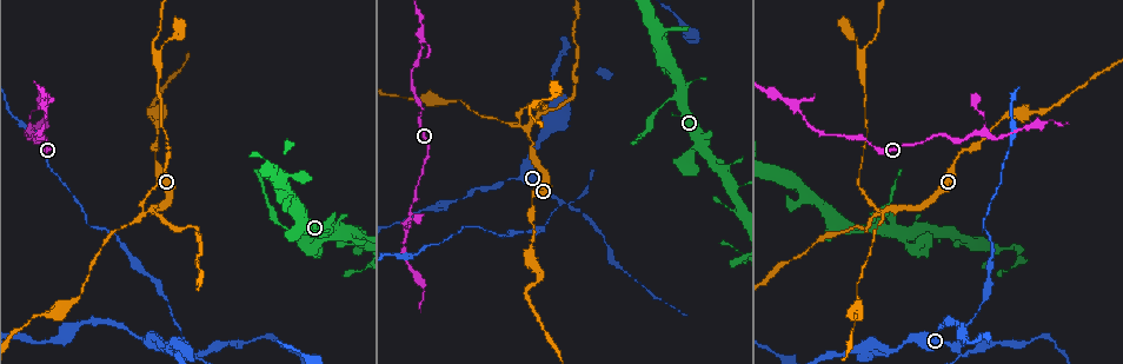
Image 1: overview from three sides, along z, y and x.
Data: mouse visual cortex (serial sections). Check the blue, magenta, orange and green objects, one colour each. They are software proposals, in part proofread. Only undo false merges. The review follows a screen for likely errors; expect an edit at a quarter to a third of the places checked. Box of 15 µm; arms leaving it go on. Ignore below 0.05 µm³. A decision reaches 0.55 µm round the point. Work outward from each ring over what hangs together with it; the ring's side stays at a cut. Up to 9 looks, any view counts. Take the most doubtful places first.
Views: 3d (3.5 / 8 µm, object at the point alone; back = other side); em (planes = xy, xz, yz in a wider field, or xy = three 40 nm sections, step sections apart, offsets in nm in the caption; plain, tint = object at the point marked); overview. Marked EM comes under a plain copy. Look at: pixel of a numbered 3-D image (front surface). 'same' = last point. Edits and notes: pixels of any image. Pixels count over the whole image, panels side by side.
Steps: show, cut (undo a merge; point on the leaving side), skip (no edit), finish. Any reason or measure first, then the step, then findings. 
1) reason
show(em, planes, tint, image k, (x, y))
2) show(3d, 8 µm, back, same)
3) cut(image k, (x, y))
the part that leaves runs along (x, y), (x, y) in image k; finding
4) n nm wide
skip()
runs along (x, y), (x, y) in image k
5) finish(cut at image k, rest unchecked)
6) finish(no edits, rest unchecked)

show(3d, 3.5 µm, image 1, (142, 215))

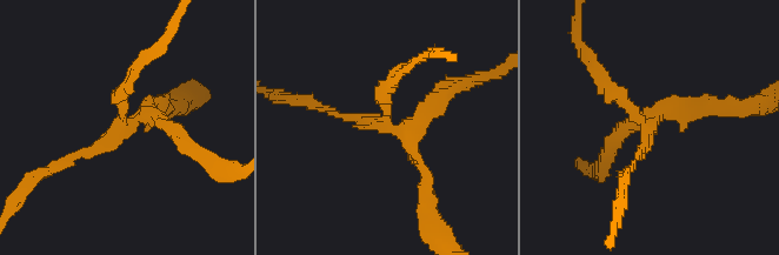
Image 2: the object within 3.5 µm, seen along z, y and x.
4 arms; arms of 100, 150, 200, 200 nm
show(em, planes, tint, image 2, (646, 124))

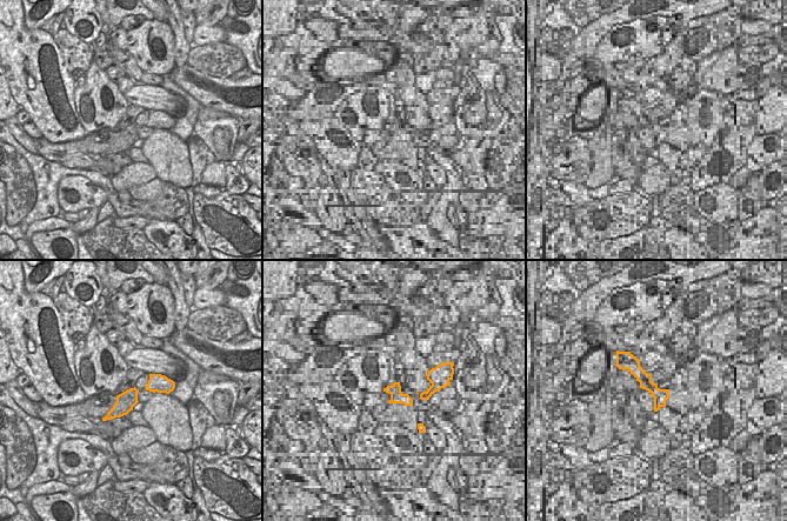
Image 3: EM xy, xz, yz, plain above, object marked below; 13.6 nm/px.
cut(image 2, (619, 94))
a second cell is stuck on

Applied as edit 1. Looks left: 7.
see it whole again
show(overview)

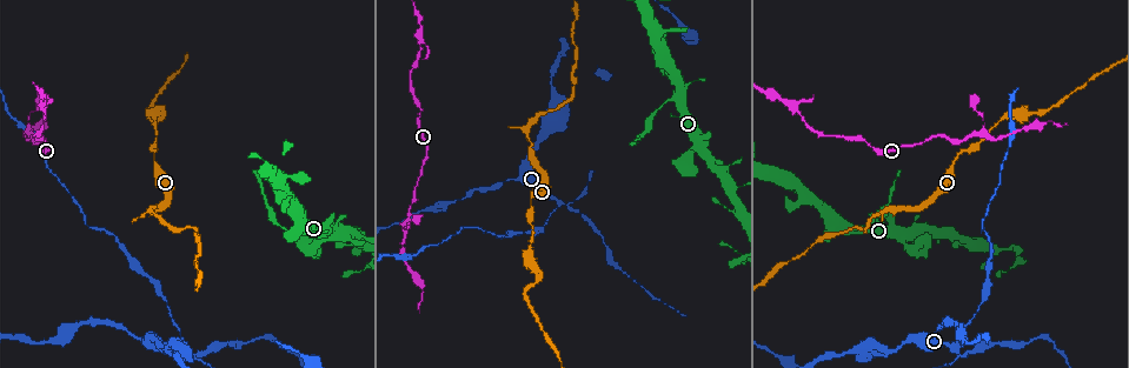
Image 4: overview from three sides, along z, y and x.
side arm on a straight run
show(3d, 8 µm, image 4, (553, 196))

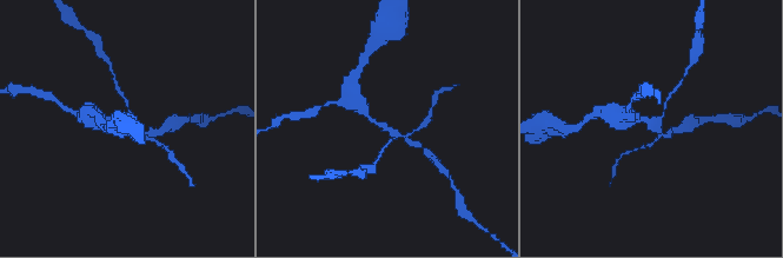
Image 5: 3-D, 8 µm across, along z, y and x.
closer look
show(3d, 3.5 µm, image 5, (387, 125))

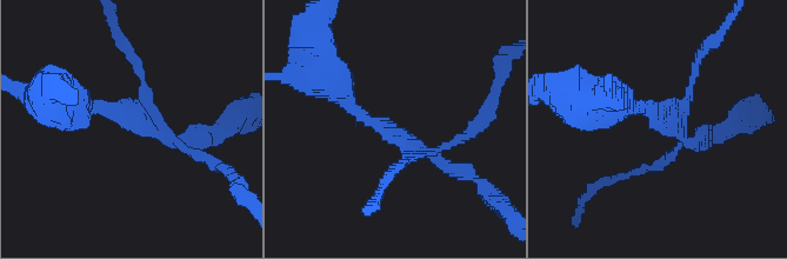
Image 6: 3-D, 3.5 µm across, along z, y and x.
arms of 150, 150, 350 nm
skip()
runs along (331, 79), (402, 143), (399, 167) in image 6; all the same cell

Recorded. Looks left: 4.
show(3d, 3.5 µm, image 4, (851, 233))

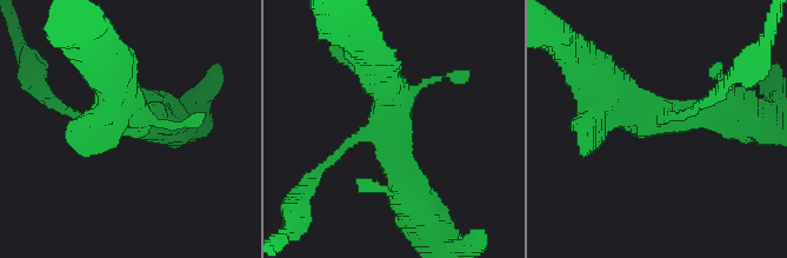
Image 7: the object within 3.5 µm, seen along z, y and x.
need the tissue
show(em, xy, step 2, tint, image 7, (391, 121))

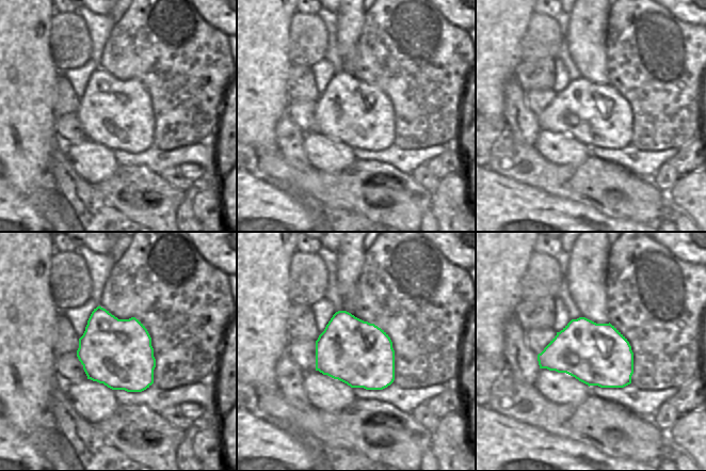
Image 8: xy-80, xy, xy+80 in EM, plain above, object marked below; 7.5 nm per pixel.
cut(image 7, (58, 105))
two cells meet here

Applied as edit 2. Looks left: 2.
calibre changes
show(3d, 3.5 µm, image 4, (1031, 111))

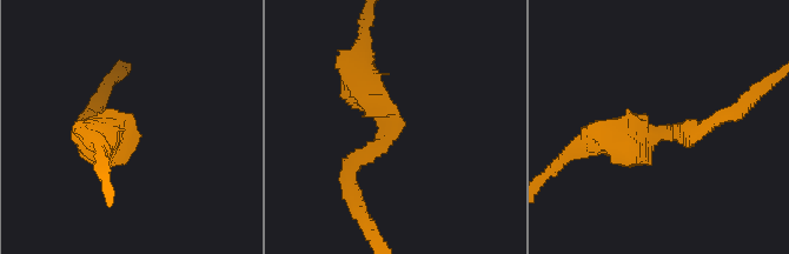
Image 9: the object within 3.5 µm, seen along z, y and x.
now the EM
show(em, xy, step 2, tint, image 9, (391, 117))

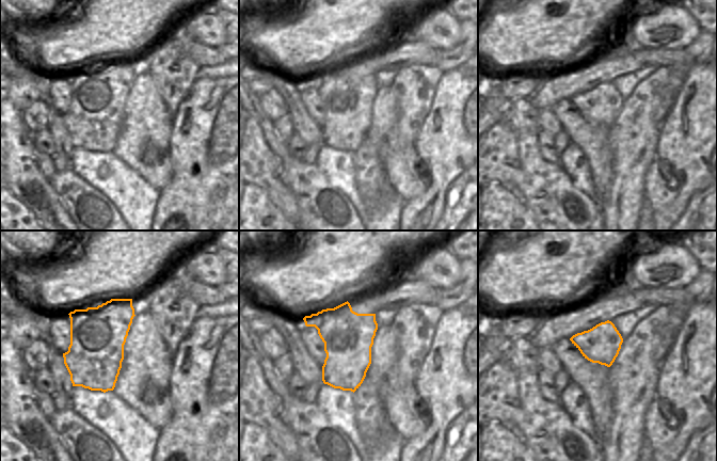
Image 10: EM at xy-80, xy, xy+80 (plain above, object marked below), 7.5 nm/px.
arms of 200, 350 nm
skip()
runs along (584, 147), (708, 125) in image 9; all the same cell

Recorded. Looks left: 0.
finish(cut at image 2, cut at image 7, rest unchecked)

